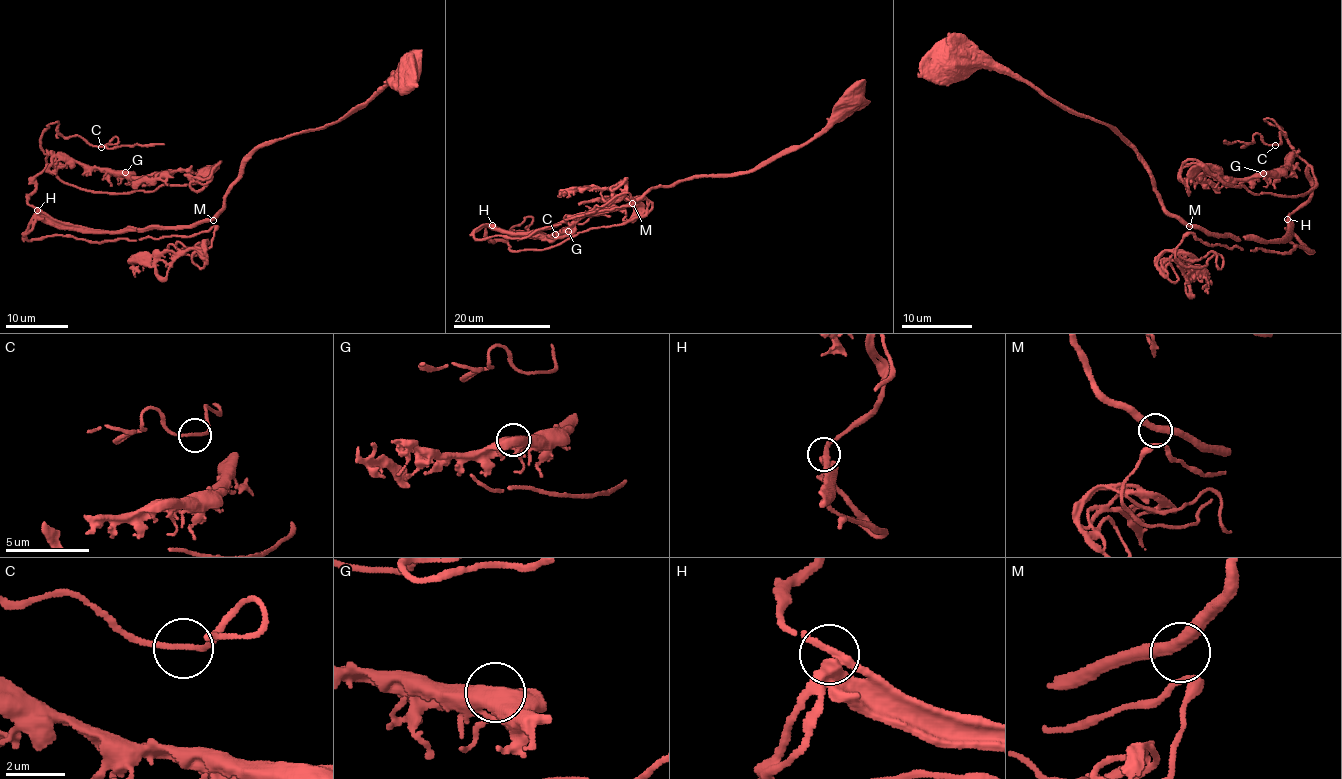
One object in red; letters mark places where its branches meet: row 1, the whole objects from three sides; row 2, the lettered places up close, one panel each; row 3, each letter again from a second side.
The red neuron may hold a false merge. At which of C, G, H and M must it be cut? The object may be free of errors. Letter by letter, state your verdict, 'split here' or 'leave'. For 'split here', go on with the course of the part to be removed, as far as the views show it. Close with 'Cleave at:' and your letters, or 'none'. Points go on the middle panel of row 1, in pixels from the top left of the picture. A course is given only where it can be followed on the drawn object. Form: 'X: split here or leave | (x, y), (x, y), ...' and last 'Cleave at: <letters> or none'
C: leave
G: leave
H: leave
M: leave
Cleave at: none

